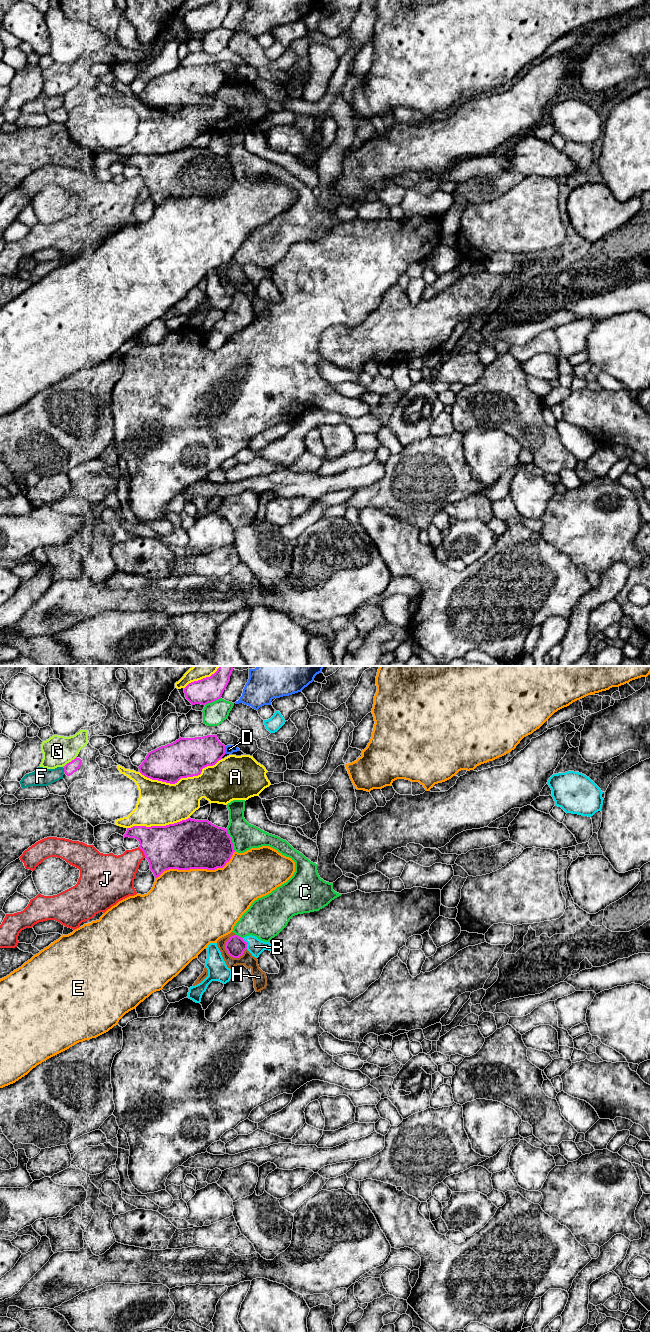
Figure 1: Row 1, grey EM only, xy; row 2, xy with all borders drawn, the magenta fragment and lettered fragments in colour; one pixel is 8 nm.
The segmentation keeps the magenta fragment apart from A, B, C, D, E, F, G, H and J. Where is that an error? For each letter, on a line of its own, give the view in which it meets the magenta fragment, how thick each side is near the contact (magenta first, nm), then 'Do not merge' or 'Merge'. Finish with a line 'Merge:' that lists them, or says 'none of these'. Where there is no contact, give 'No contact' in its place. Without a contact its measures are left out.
A: Touches magenta in xy. Thickness 320 nm (magenta) against 340 nm. Do not merge
B: Touches magenta in xy. Thickness 160 nm (magenta) against 140 nm. Do not merge
C: Touches magenta in xy. Thickness 380 nm (magenta) against 220 nm. Do not merge
D: Touches magenta in xy. Thickness 260 nm (magenta) against 80 nm. Do not merge
E: Touches magenta in xy. Thickness 400 nm (magenta) against 500 nm. Do not merge
F: Touches magenta in xy. Thickness 90 nm (magenta) against 150 nm. Do not merge
G: Touches magenta in xy. Thickness 90 nm (magenta) against 240 nm. Do not merge
H: Touches magenta in xy. Thickness 160 nm (magenta) against 110 nm. Do not merge
J: Touches magenta in xy. Thickness 360 nm (magenta) against 260 nm. Do not merge
Merge: none of these

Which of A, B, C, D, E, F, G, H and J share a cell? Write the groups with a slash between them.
A / B / C H / D / E / F / G / J

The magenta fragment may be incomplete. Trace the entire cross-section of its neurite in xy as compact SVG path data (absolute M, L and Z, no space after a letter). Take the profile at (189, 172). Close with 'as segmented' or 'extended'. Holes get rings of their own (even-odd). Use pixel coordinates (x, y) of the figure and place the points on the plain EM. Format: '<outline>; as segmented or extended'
M188 146L166 154L133 154L124 166L135 166L155 206L169 197L223 196L235 180L227 157L208 148Z; as segmented

